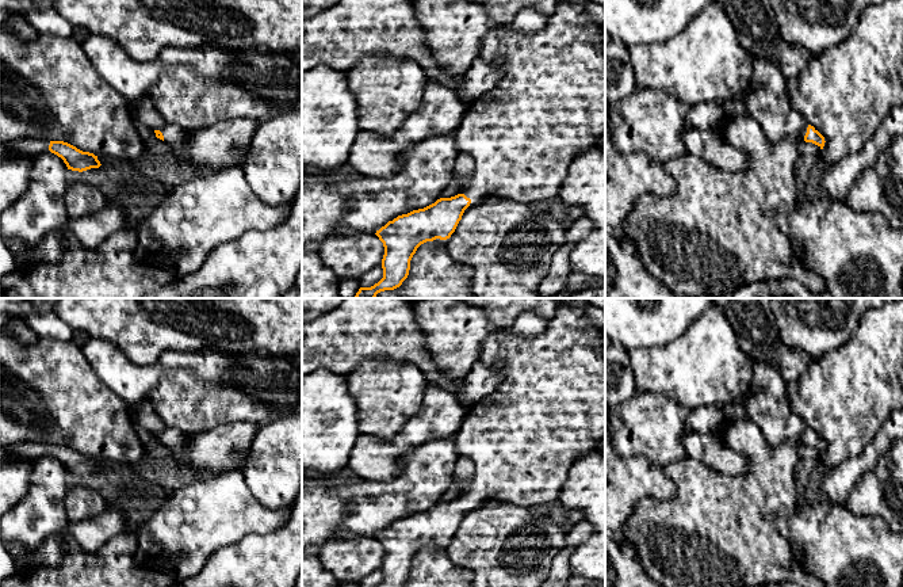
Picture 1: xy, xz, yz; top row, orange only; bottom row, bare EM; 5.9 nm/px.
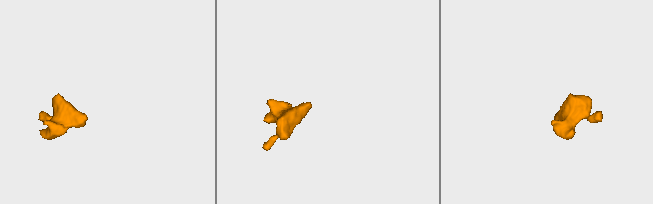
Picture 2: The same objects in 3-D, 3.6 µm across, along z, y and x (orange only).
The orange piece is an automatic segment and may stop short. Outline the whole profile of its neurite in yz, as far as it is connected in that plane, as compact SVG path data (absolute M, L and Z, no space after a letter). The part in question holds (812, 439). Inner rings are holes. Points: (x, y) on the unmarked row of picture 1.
M750 418L726 420L722 438L724 449L745 456L750 470L742 474L724 474L689 456L666 465L662 470L673 481L676 495L667 500L646 498L635 507L625 522L625 549L632 552L644 573L662 587L753 587L776 582L792 582L800 587L826 587L807 573L795 559L791 545L773 525L776 515L791 517L797 507L795 470L799 465L799 446L812 446L820 453L824 441L811 428L780 445L770 445Z

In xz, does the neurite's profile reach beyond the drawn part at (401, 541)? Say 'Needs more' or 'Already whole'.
Needs more

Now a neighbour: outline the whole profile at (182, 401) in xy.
M184 371L162 376L148 399L165 427L190 435L237 422L261 427L273 418L265 403L238 388L198 381Z

